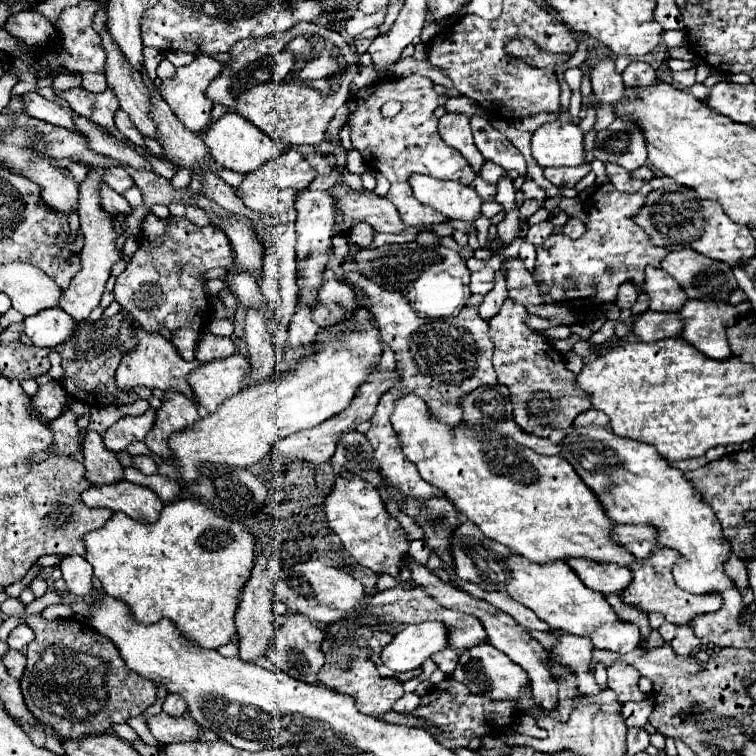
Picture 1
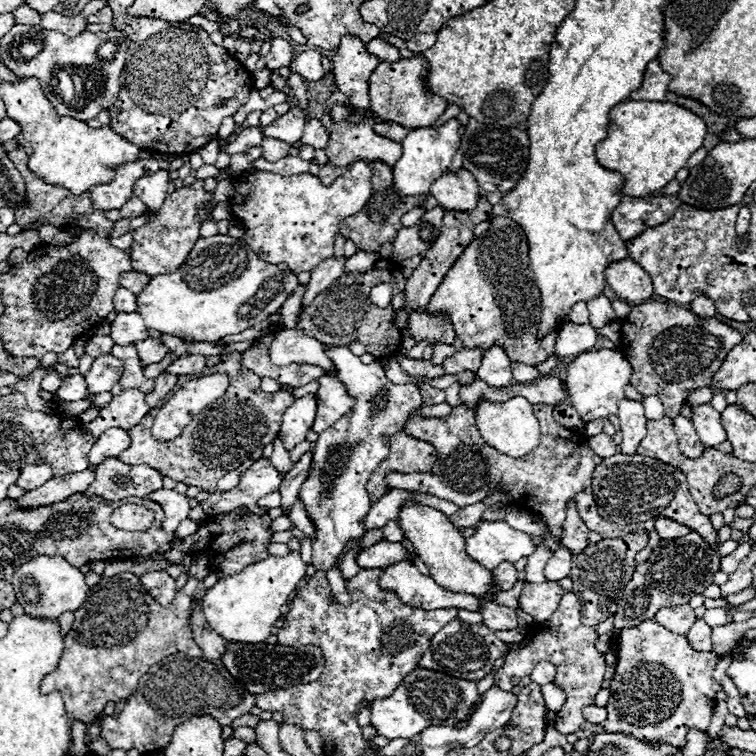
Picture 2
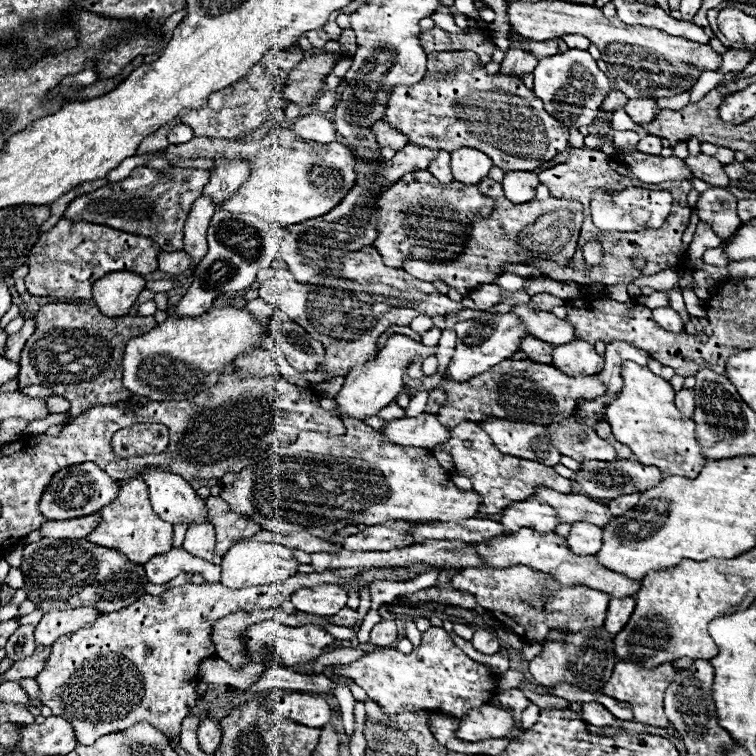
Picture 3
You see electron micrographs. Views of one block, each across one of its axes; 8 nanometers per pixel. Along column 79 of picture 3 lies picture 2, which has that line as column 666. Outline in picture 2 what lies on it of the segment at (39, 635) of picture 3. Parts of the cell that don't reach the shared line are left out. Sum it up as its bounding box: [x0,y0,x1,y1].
[654,604,696,634]

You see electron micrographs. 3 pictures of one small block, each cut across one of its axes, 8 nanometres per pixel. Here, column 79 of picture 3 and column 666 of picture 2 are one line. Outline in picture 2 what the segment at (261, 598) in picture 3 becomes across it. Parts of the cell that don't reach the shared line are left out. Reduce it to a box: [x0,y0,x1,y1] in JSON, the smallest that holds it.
[604,620,722,746]

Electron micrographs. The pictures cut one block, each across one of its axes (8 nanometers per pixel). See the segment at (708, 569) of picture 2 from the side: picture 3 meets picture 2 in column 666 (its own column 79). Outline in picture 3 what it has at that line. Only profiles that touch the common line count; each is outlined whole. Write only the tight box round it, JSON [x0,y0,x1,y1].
[20,540,146,614]

